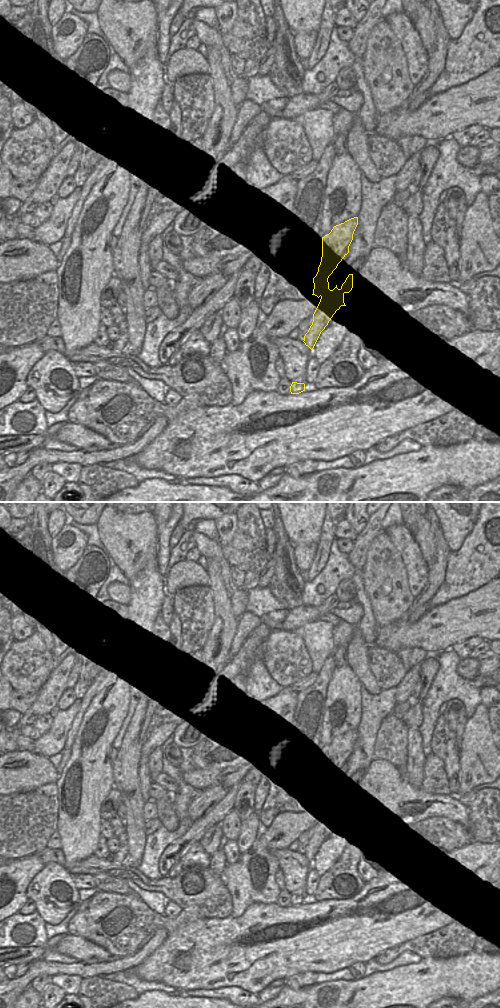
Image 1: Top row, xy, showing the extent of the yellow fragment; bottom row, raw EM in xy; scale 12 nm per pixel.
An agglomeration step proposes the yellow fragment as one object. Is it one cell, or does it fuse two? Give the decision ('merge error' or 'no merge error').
merge error

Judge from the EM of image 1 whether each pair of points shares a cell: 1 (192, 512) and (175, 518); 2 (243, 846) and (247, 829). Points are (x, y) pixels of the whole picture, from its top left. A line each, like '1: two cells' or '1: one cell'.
1: two cells
2: one cell

